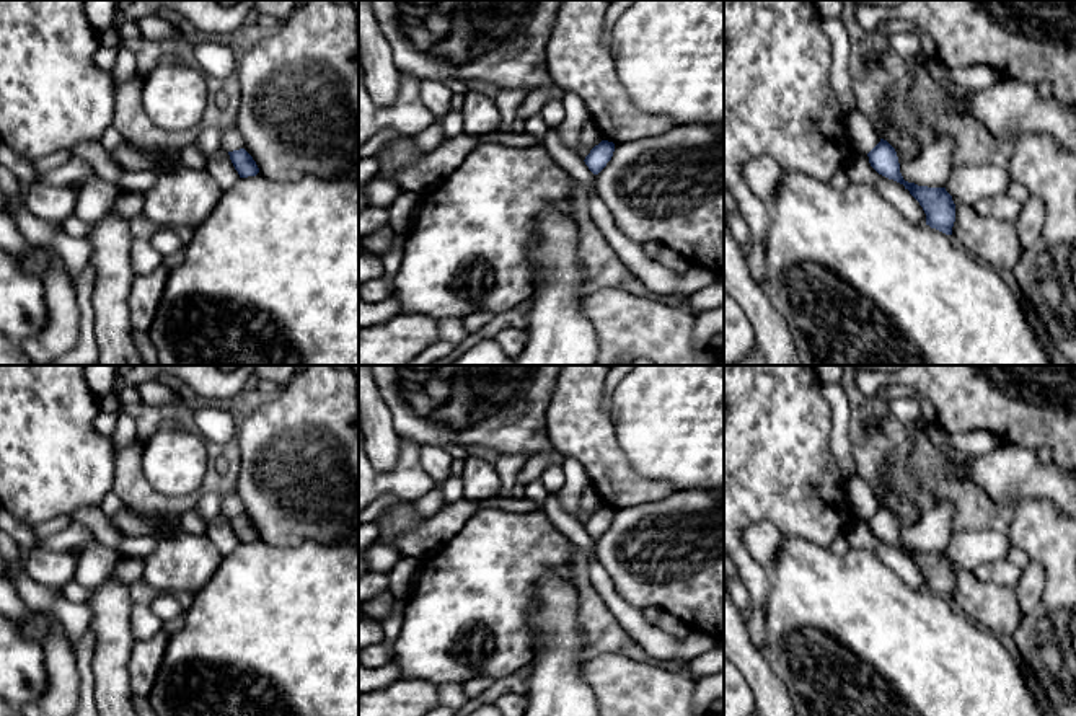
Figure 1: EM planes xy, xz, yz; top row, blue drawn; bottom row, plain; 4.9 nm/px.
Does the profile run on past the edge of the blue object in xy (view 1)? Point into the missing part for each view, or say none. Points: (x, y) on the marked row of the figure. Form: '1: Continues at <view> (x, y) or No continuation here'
1: No continuation here

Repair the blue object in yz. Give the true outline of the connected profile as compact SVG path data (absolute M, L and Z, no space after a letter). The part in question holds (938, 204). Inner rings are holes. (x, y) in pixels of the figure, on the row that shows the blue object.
M884 139L867 153L871 166L882 176L905 186L919 202L926 214L926 225L946 235L952 235L955 222L955 204L946 188L928 188L908 183L900 173L895 148Z

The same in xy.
M245 148L228 152L228 155L240 178L256 176L259 173L256 161Z

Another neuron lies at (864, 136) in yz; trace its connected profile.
M859 111L853 113L849 117L848 134L851 137L851 144L866 153L869 153L880 142L879 129L875 129Z

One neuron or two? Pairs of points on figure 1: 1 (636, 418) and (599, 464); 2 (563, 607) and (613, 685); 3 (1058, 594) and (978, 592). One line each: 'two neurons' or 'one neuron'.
1: two neurons
2: two neurons
3: two neurons

